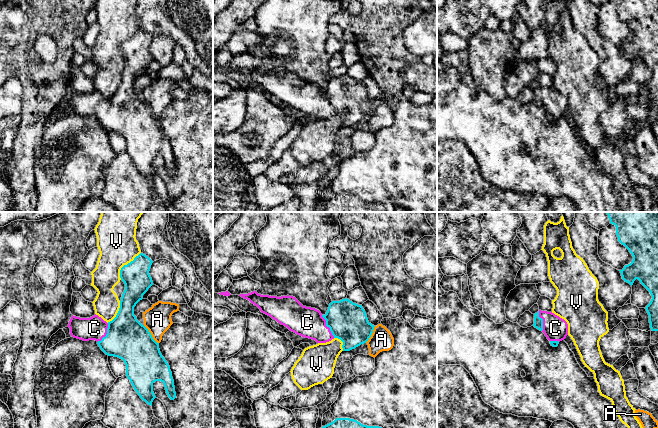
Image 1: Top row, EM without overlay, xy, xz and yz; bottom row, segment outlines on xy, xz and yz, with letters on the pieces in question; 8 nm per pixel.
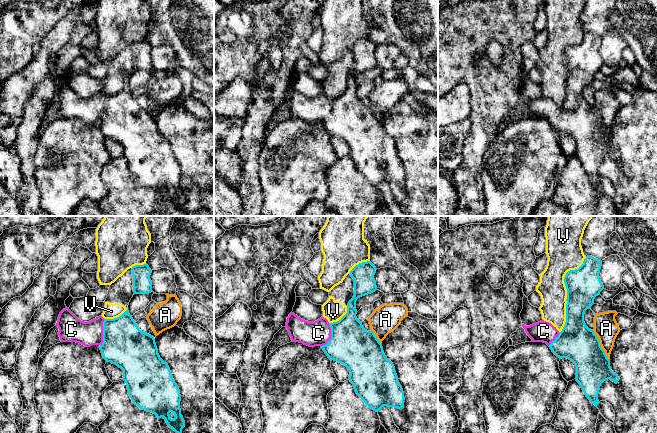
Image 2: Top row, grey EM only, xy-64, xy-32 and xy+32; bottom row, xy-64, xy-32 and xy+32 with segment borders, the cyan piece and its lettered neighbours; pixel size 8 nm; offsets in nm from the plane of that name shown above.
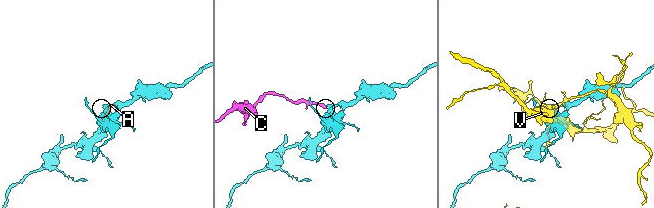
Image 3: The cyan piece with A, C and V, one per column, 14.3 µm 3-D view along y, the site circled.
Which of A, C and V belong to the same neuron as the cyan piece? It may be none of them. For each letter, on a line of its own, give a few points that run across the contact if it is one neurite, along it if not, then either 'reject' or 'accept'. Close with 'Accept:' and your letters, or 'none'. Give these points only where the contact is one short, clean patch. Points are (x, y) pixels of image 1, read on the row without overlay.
A: line xy (143, 101), (158, 119); reject
C: line xz (347, 97), (340, 97), (327, 102), (315, 102), (307, 98); accept
V: reject
Accept: C

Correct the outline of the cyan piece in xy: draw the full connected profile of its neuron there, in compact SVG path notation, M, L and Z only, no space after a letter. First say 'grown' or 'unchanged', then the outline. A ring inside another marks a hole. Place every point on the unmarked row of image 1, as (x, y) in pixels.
grown | M140 29L120 46L125 66L116 93L106 98L98 91L90 94L71 93L67 103L72 113L95 116L108 132L122 135L126 141L126 152L134 166L148 181L156 174L153 159L161 157L171 176L176 174L174 156L170 142L162 132L149 106L134 91L134 83L153 61L149 50L153 37Z

